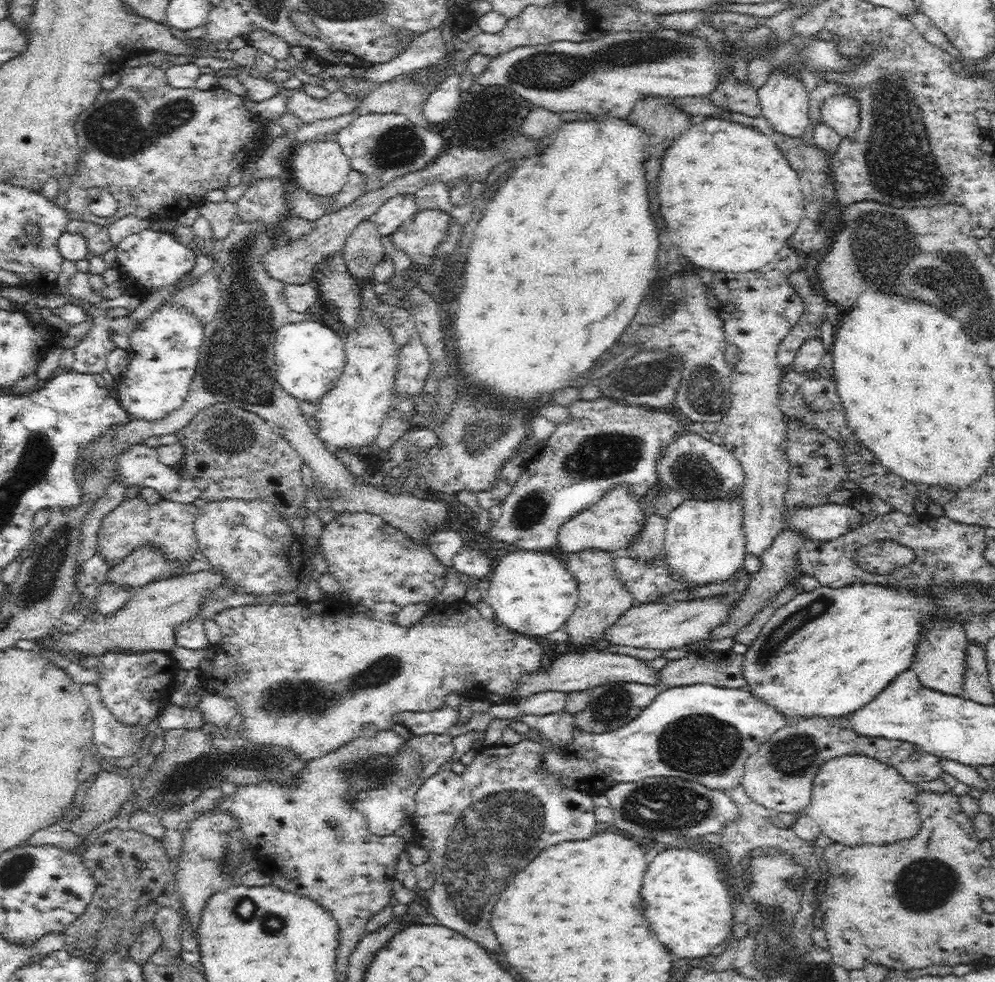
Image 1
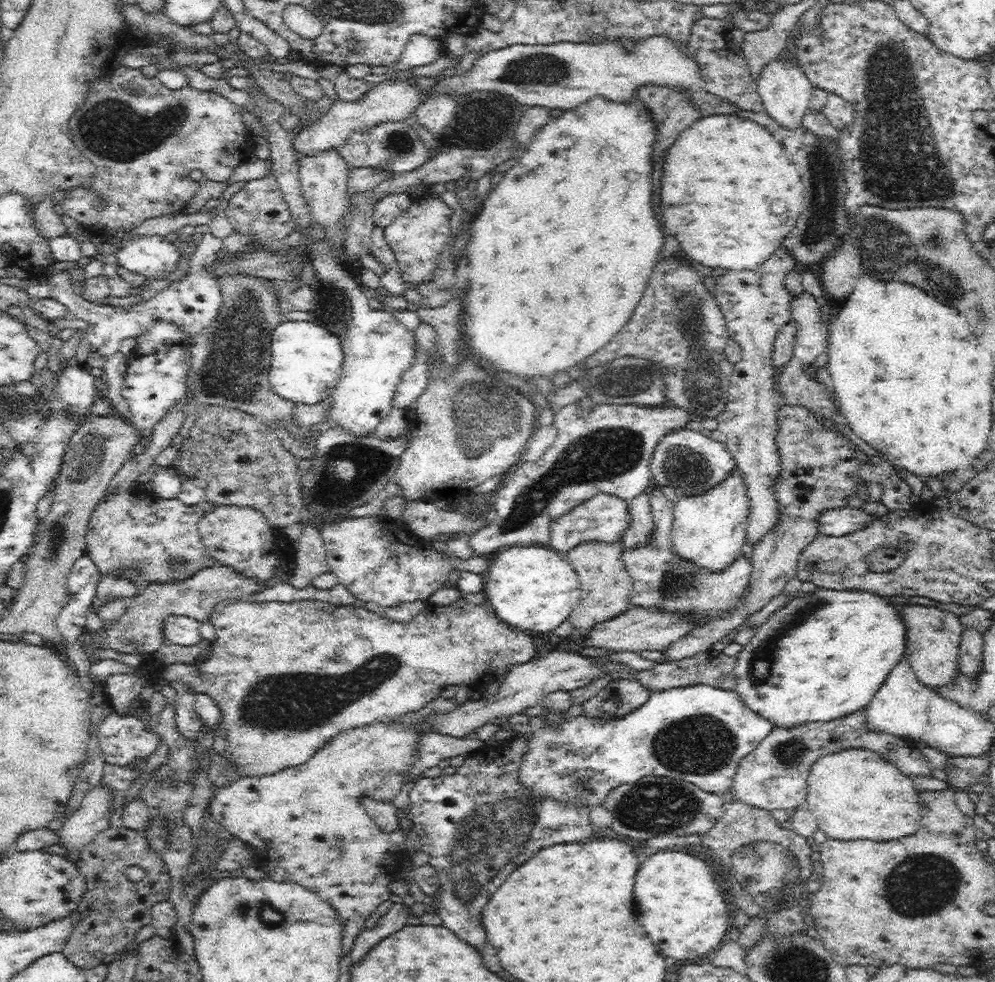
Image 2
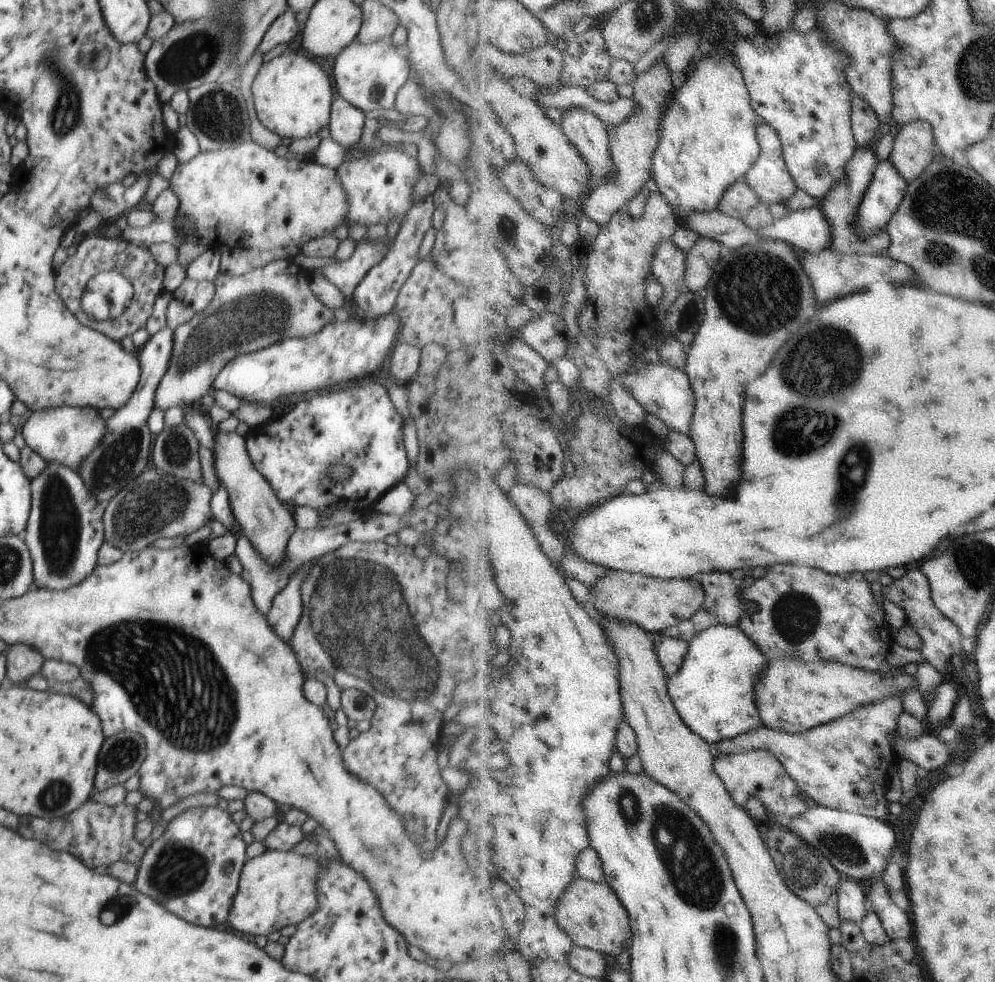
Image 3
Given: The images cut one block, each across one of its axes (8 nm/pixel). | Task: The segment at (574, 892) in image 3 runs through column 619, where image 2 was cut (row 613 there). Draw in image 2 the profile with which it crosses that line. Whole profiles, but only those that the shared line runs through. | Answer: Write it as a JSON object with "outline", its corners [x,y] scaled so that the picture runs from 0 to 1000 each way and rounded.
{"outline":[[[903,613],[897,615],[908,641],[909,666],[913,668],[919,686],[931,699],[949,697],[962,682],[962,664],[966,635],[957,621],[941,615],[925,613]]]}

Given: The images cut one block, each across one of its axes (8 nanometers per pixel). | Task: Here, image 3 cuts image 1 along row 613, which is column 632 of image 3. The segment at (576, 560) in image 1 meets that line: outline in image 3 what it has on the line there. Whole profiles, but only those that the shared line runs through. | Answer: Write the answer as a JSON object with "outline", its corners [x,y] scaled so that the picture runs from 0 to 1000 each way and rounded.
{"outline":[[[612,582],[598,598],[597,617],[601,626],[607,624],[637,633],[655,646],[663,646],[695,631],[710,615],[710,601],[704,591],[669,590],[635,582]]]}

